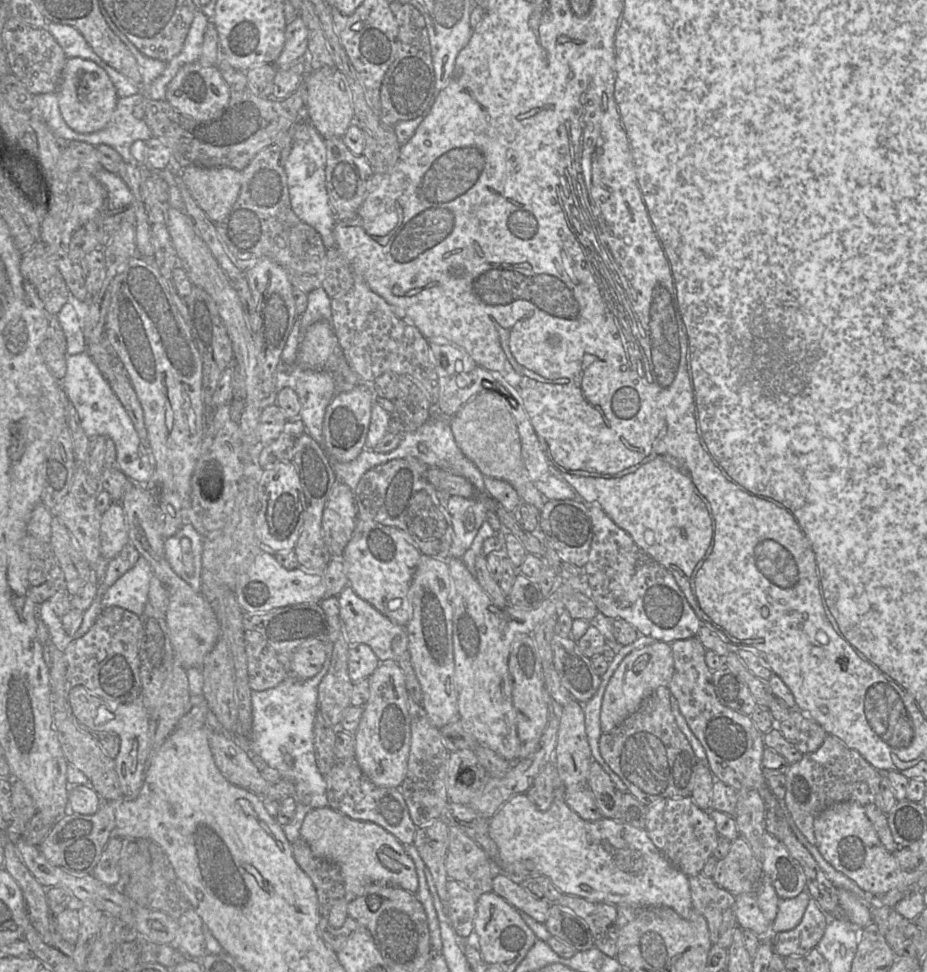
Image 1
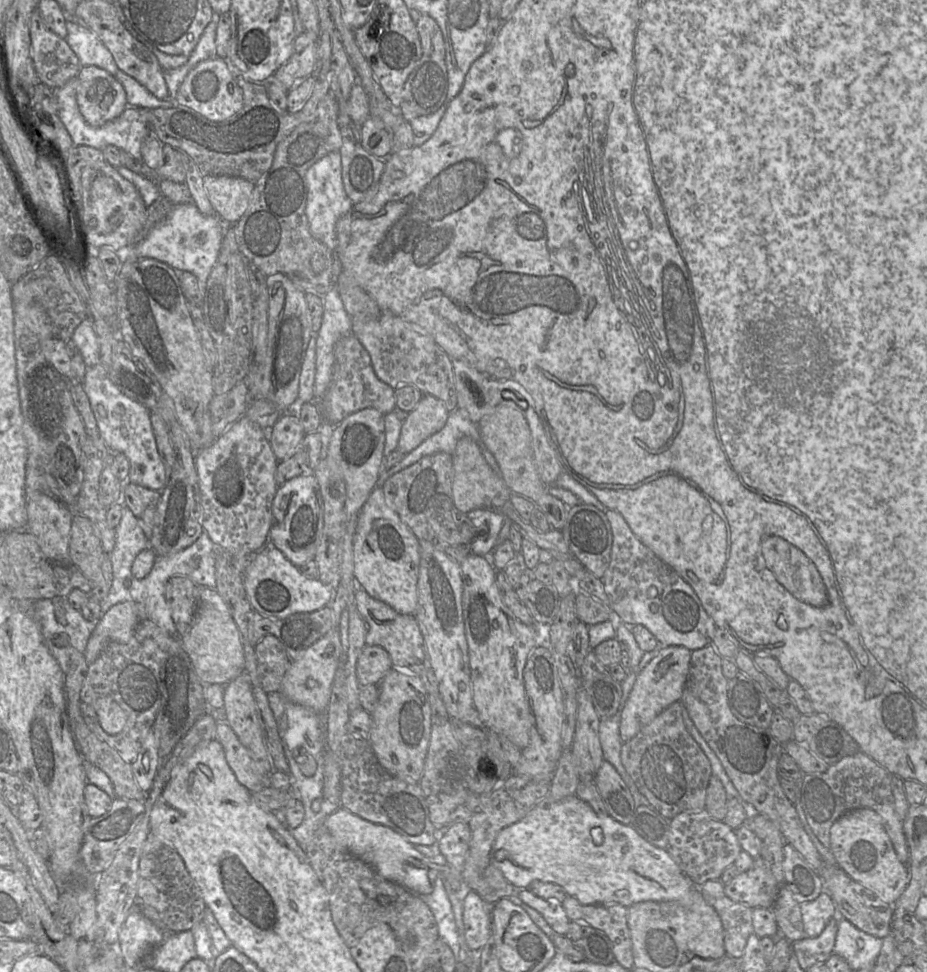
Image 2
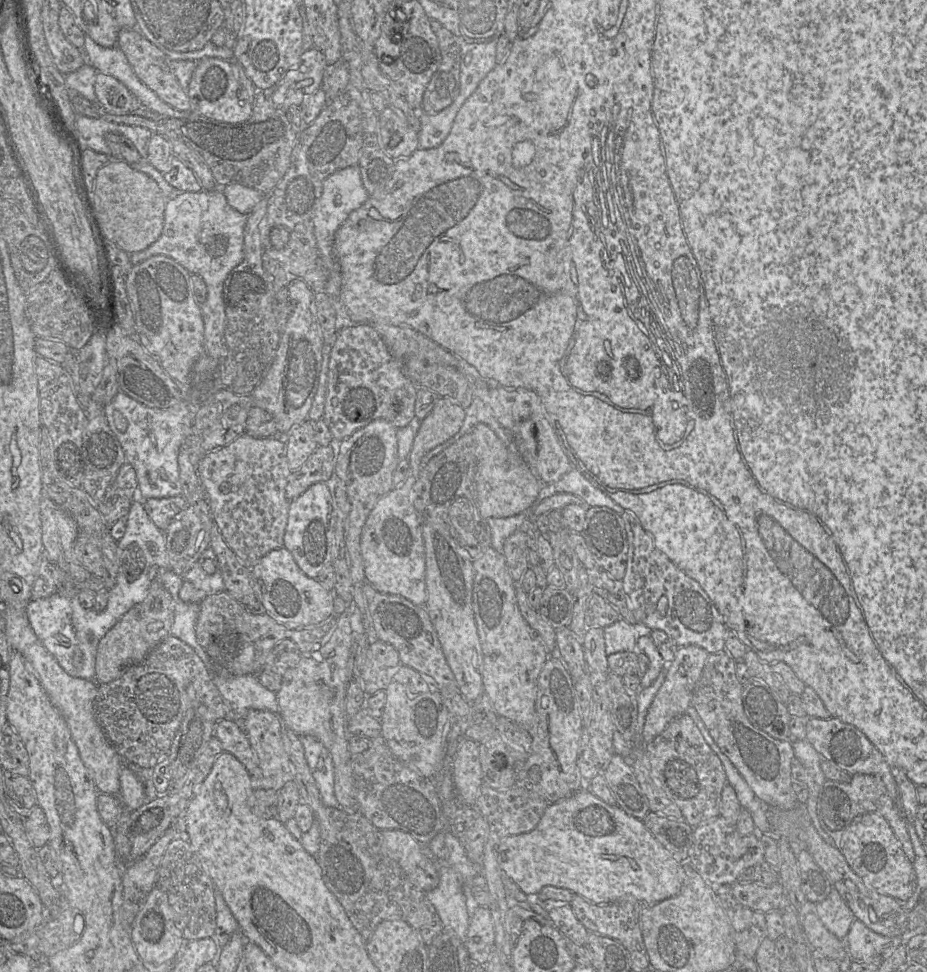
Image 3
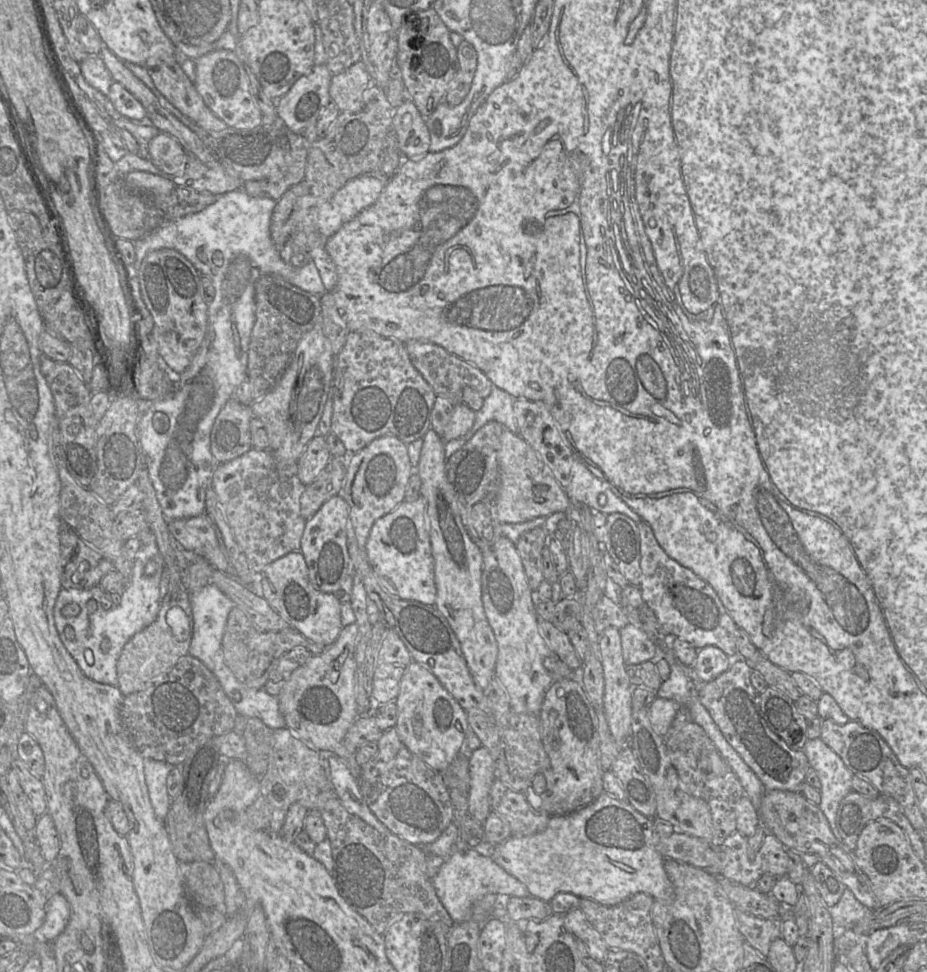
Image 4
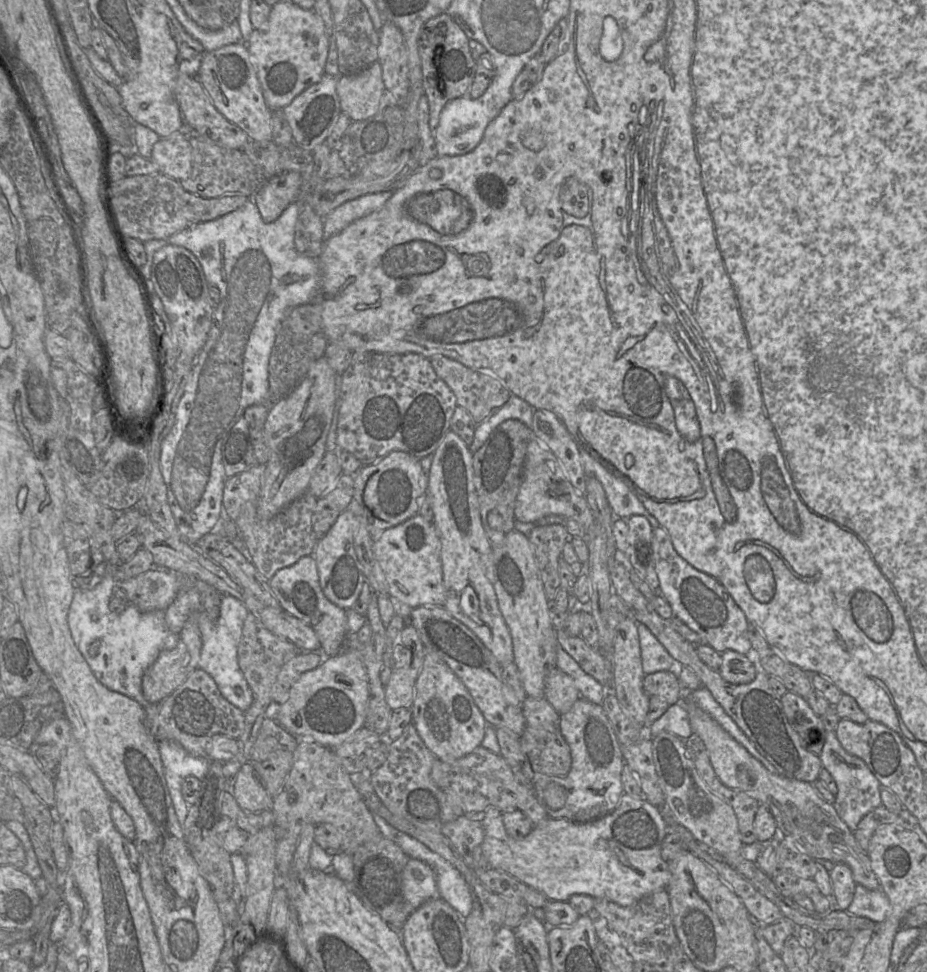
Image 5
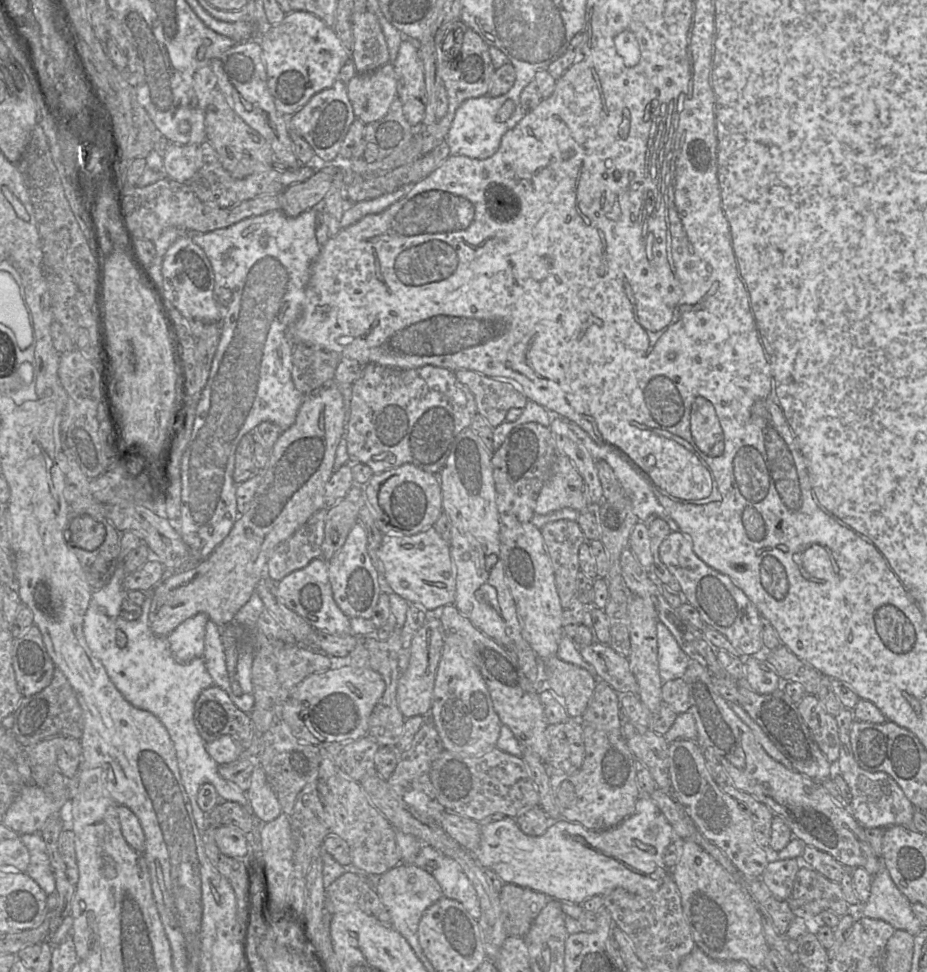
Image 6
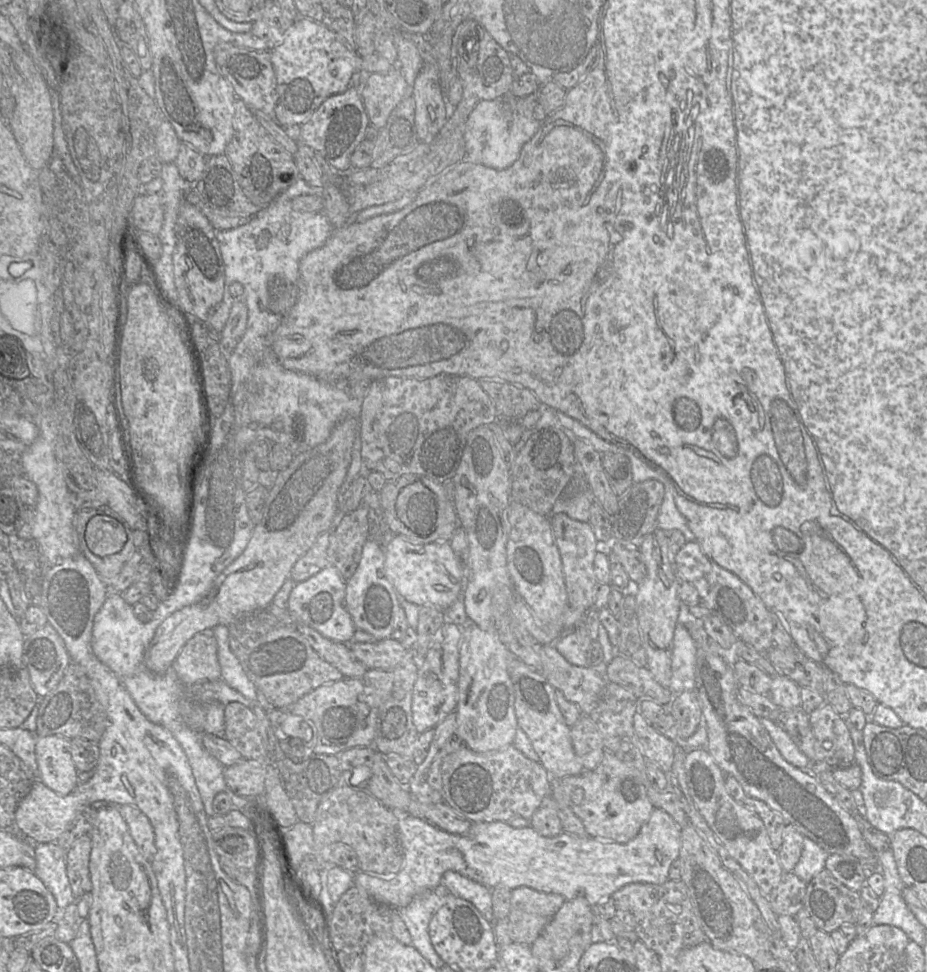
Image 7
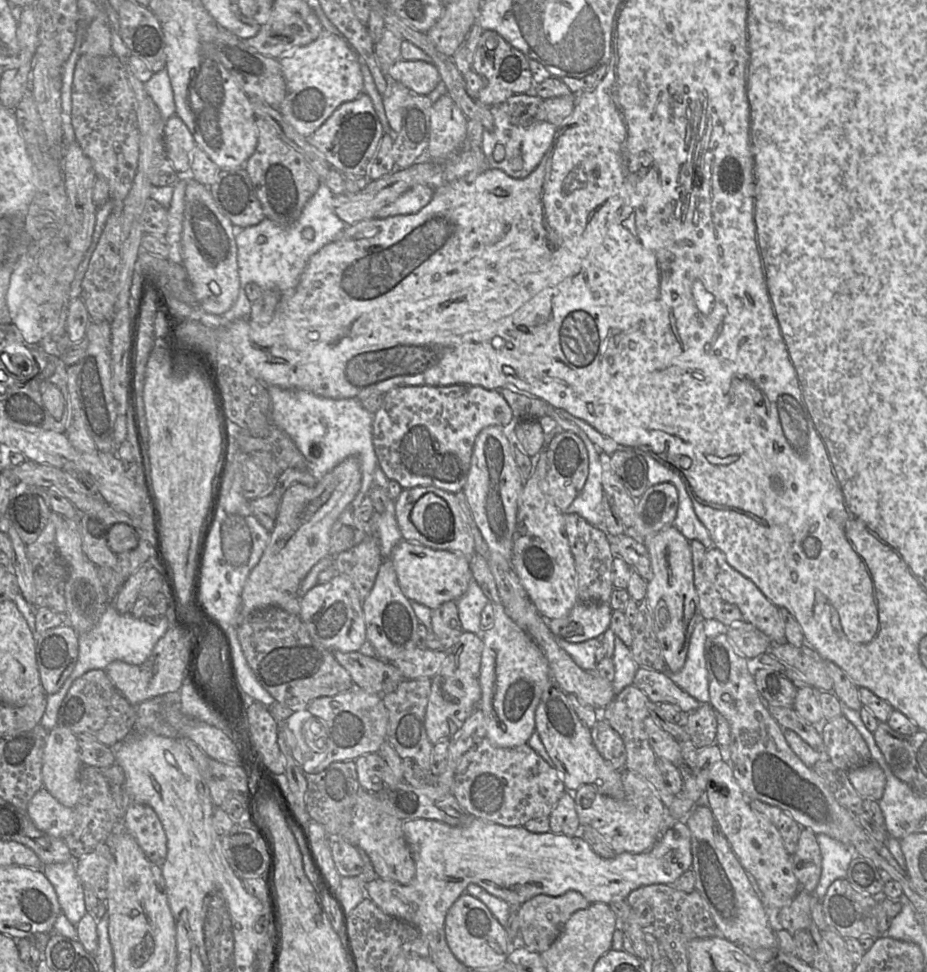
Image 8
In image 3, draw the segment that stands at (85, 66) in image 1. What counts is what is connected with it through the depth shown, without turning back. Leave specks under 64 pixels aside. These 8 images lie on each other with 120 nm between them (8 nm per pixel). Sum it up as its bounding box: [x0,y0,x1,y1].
[95,72,142,115]

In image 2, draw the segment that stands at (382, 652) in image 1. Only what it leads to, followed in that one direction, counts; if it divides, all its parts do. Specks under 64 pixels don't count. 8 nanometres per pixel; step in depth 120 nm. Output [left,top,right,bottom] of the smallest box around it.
[355,588,432,678]

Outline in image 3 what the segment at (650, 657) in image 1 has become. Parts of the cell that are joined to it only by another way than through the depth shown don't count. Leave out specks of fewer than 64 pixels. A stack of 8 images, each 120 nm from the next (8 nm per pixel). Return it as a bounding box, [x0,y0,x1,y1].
[643,646,709,743]

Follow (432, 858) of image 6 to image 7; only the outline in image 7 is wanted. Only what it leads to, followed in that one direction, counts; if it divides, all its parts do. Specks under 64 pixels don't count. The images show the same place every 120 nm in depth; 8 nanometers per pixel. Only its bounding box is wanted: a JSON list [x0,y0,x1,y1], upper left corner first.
[441,871,495,921]

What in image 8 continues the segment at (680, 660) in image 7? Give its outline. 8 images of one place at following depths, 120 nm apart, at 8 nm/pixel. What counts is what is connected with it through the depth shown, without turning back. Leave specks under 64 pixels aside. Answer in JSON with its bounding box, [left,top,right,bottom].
[668,621,709,704]

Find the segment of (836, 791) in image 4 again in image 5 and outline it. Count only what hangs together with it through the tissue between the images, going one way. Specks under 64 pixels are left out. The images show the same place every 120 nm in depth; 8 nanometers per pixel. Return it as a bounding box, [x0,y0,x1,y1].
[819,732,882,831]

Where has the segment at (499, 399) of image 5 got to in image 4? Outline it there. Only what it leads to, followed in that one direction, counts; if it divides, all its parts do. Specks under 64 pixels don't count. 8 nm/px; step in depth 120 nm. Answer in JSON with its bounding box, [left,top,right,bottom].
[404,340,493,404]

